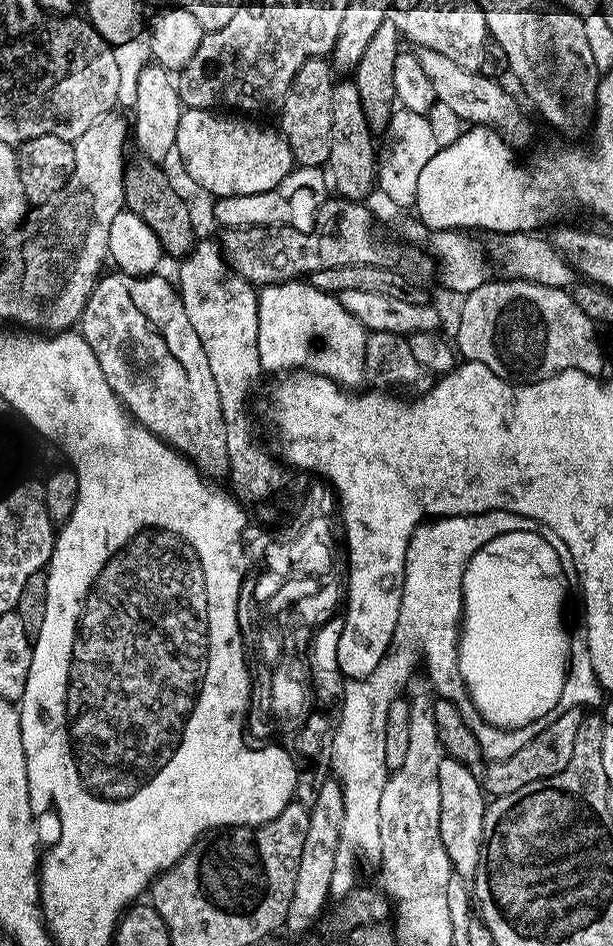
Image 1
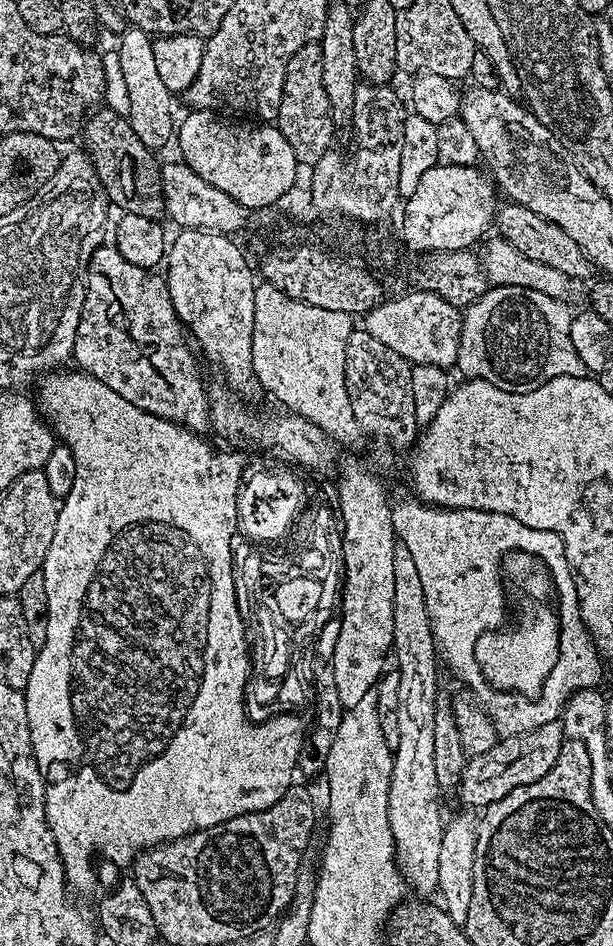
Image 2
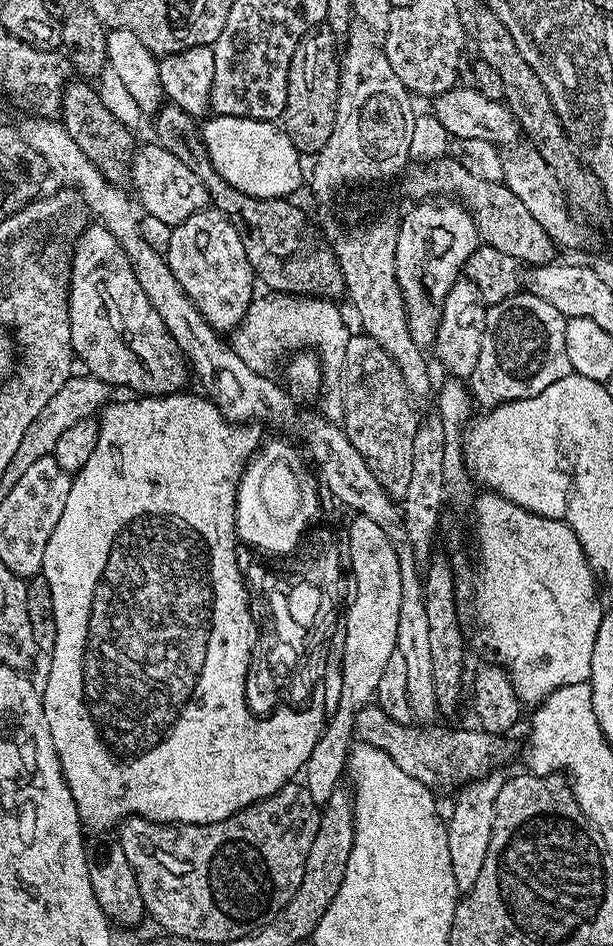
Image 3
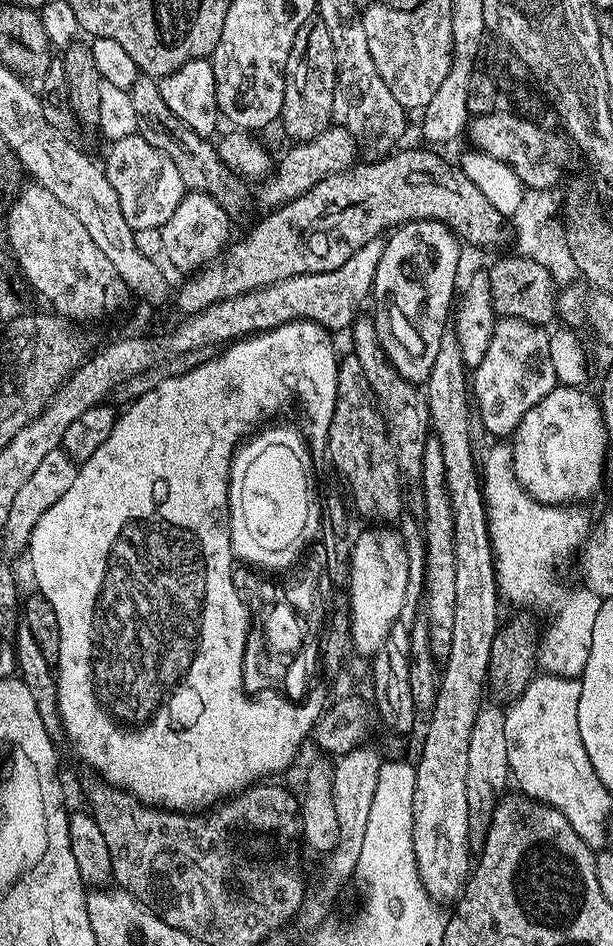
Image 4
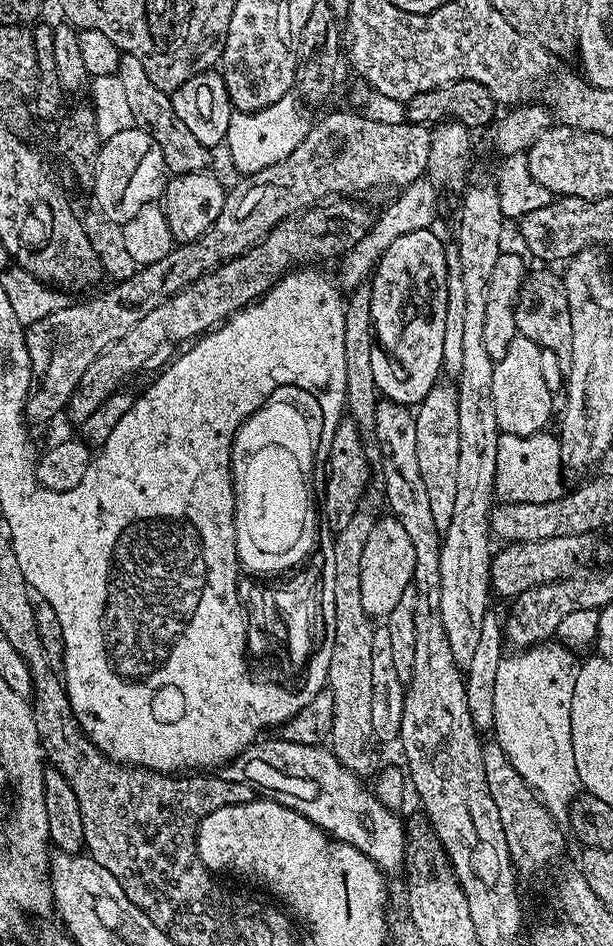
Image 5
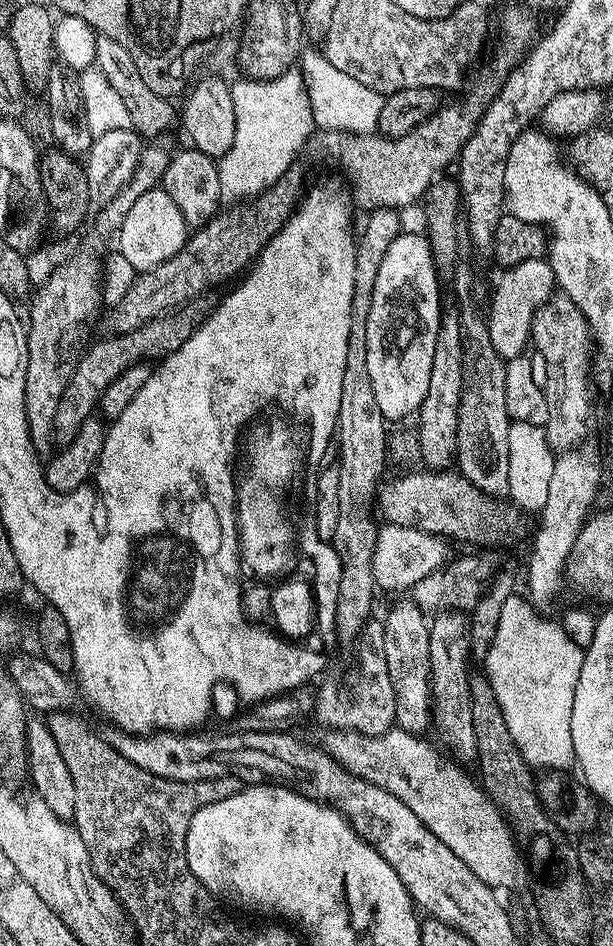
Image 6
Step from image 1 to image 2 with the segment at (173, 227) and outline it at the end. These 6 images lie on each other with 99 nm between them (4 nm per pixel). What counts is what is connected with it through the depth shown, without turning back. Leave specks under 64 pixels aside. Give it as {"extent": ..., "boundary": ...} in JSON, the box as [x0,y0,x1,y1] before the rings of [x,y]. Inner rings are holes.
{"extent":[83,106,166,220],"boundary":[[[107,106],[97,107],[84,121],[83,136],[85,144],[83,144],[83,147],[92,157],[92,164],[96,167],[96,173],[104,187],[104,193],[108,196],[109,205],[113,209],[120,208],[119,210],[130,214],[142,214],[142,218],[160,220],[166,212],[164,183],[160,177],[162,164],[161,161],[156,161],[157,153],[143,145],[137,134],[134,134],[129,117],[120,116],[114,109]]]}

